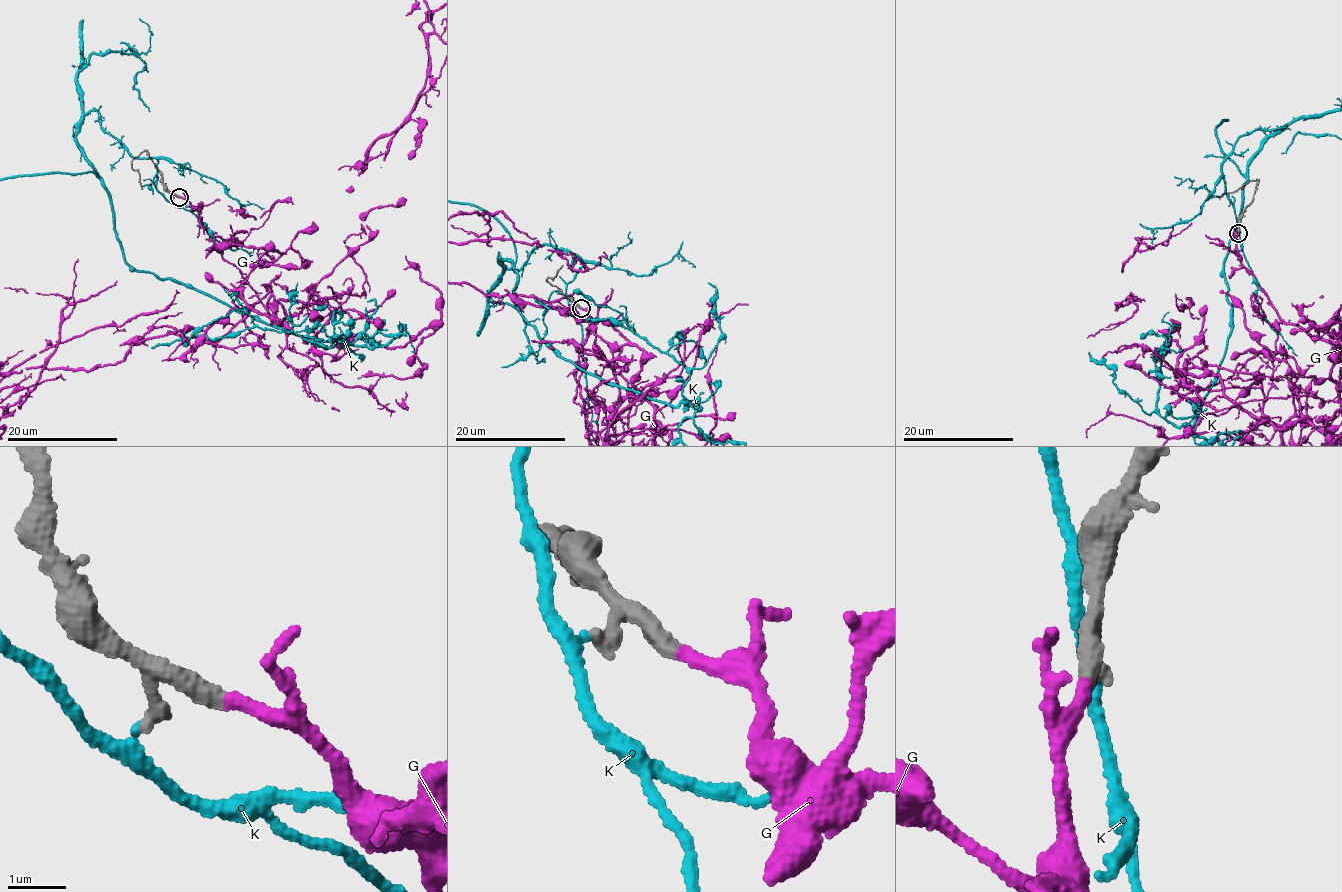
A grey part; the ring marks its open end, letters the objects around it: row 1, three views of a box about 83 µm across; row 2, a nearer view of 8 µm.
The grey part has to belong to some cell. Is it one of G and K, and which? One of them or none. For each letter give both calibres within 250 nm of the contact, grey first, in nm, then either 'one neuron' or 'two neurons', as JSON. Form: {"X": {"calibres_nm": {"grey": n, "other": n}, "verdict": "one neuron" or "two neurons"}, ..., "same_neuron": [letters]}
{"G": {"calibres_nm": {"grey": 320, "other": 240}, "verdict": "one neuron"}, "K": {"calibres_nm": {"grey": 180, "other": 190}, "verdict": "two neurons"}, "same_neuron": ["G"]}

